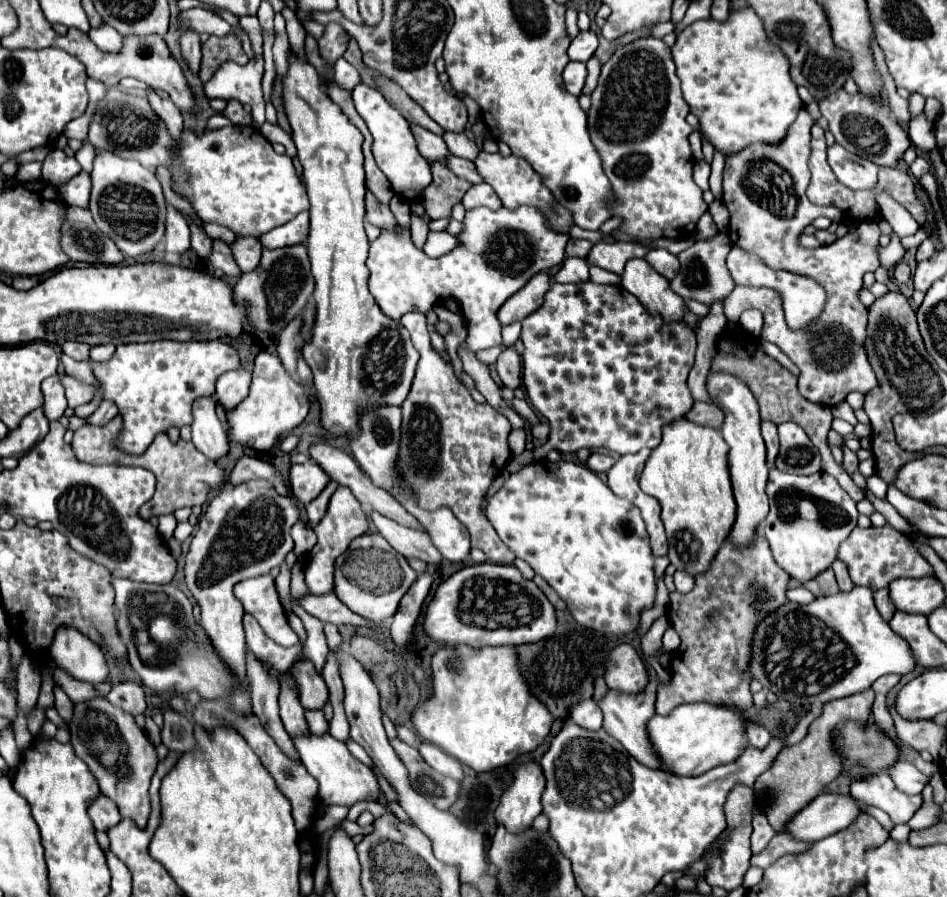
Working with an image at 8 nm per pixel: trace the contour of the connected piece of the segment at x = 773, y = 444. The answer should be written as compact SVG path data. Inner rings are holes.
M763 421L761 423L761 435L765 439L765 445L767 445L767 461L769 465L775 463L775 455L779 451L779 439L777 439L777 425L771 423L771 421Z

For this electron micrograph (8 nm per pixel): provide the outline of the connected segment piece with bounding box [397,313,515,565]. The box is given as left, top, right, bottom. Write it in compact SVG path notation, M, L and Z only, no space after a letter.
M407 313L401 317L403 327L411 333L411 341L415 343L415 349L421 353L421 359L417 363L417 373L411 385L411 393L407 395L403 403L403 421L401 421L401 441L399 441L399 457L397 467L403 475L405 483L415 491L417 505L425 511L437 511L441 507L447 507L453 511L453 515L467 527L471 535L471 547L481 549L489 561L493 563L513 563L515 553L499 539L493 525L487 521L487 517L481 513L481 503L487 495L487 489L499 475L499 471L505 467L505 463L511 457L507 435L511 431L509 421L495 411L489 403L479 405L473 401L469 389L457 379L453 365L447 363L437 351L431 347L429 333L427 333L427 321L423 313Z

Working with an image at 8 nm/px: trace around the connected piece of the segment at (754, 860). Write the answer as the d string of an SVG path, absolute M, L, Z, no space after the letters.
M775 835L769 845L759 853L751 857L751 865L767 869L771 863L775 863L779 857L787 855L787 853L801 853L807 851L813 845L813 841L799 841L793 835Z

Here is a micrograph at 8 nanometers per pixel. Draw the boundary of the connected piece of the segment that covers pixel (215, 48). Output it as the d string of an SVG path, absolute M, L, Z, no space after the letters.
M209 37L203 43L203 61L201 61L201 71L199 71L199 79L203 83L207 83L213 73L219 69L219 63L225 61L235 61L239 65L247 65L249 59L241 47L241 39L239 37Z

